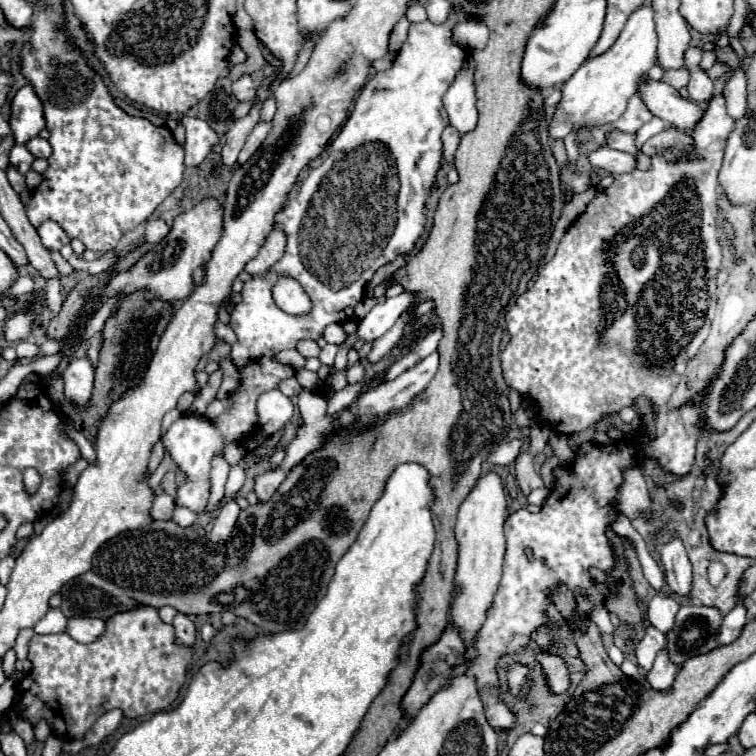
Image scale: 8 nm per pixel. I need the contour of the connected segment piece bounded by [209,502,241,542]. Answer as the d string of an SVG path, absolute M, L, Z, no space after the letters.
M229 502L223 506L221 514L217 516L215 520L215 526L213 526L213 532L209 536L211 542L223 542L229 538L229 534L233 532L235 528L235 522L237 522L237 516L239 516L239 504L237 502Z

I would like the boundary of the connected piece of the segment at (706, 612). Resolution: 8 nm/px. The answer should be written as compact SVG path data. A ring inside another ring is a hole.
M681 606L677 618L675 618L675 626L673 630L667 634L667 650L671 654L671 658L675 658L675 664L681 666L687 658L705 654L709 650L713 650L717 646L715 636L719 632L719 622L721 622L721 614L717 608L709 608L709 606Z

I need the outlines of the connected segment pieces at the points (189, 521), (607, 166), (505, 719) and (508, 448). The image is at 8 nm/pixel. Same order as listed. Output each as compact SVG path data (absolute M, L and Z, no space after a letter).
M175 506L175 510L173 510L173 518L171 518L171 520L185 528L185 526L193 526L193 524L195 524L197 514L195 514L195 512L191 512L191 510L187 510L187 508Z
M603 148L591 154L591 164L609 174L629 174L637 168L637 156L613 148Z
M497 700L497 702L491 704L491 706L487 706L485 714L487 714L487 720L491 722L493 728L503 728L503 730L507 730L507 728L511 728L513 722L515 722L513 712L511 712L501 700Z
M513 440L513 442L507 442L507 444L501 444L497 446L495 450L491 450L491 454L487 456L487 460L495 466L507 466L515 460L515 456L519 454L521 450L521 440Z

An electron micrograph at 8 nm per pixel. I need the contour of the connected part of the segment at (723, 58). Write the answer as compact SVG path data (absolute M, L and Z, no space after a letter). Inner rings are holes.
M715 46L715 52L717 52L717 60L723 62L723 64L727 64L731 70L737 70L737 68L739 68L741 60L735 56L735 52L733 52L731 46L725 46L725 48Z

